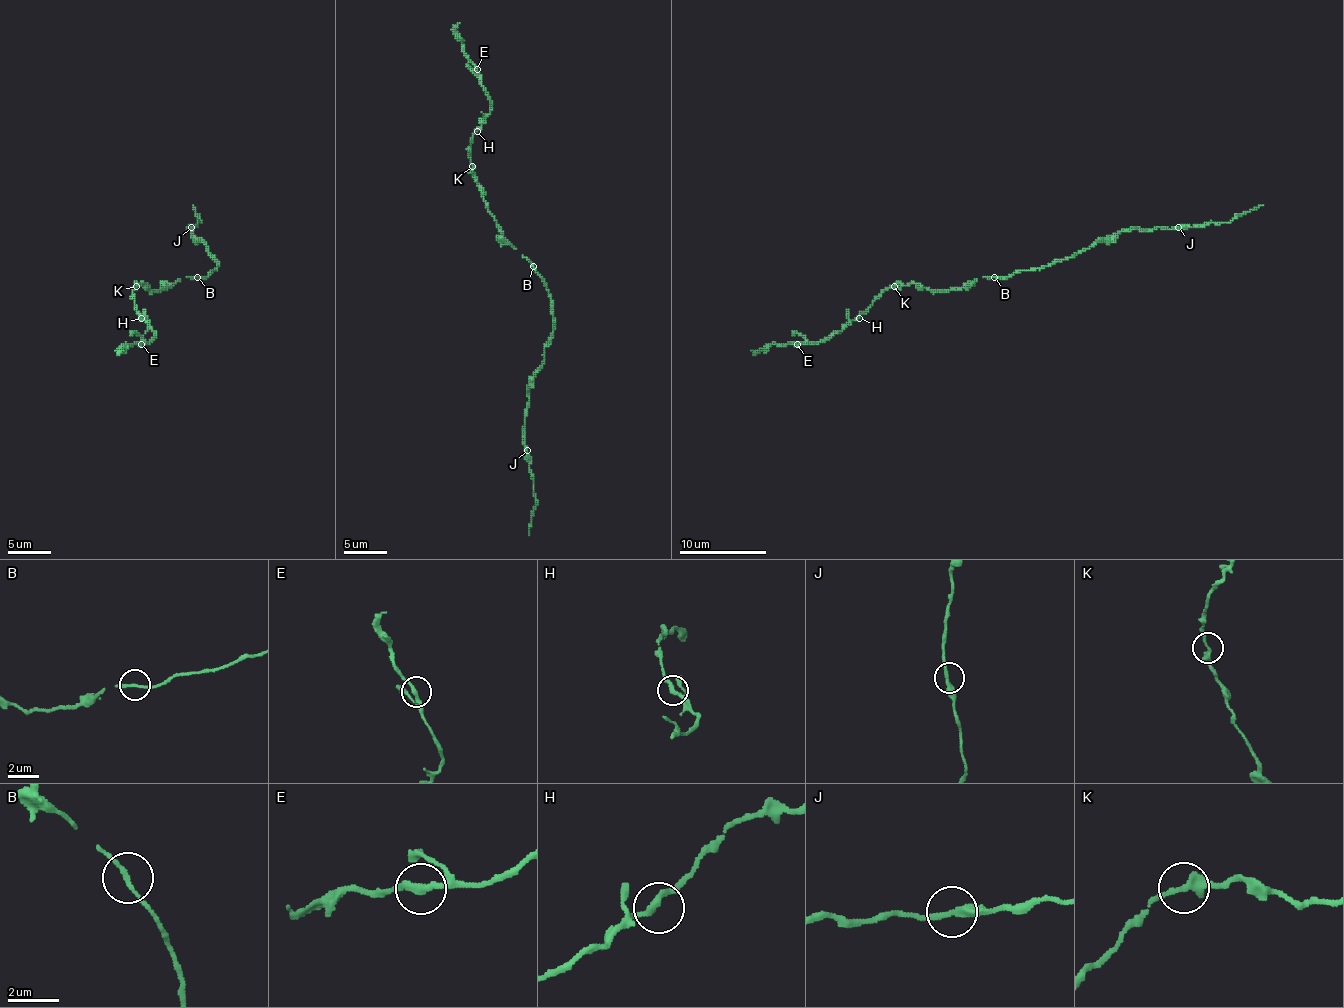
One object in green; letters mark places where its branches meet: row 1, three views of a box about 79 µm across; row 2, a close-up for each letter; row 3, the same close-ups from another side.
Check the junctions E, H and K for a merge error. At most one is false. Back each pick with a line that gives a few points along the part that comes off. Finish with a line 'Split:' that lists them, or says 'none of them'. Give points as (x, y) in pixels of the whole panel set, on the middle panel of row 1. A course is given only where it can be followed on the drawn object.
Split: none of them

